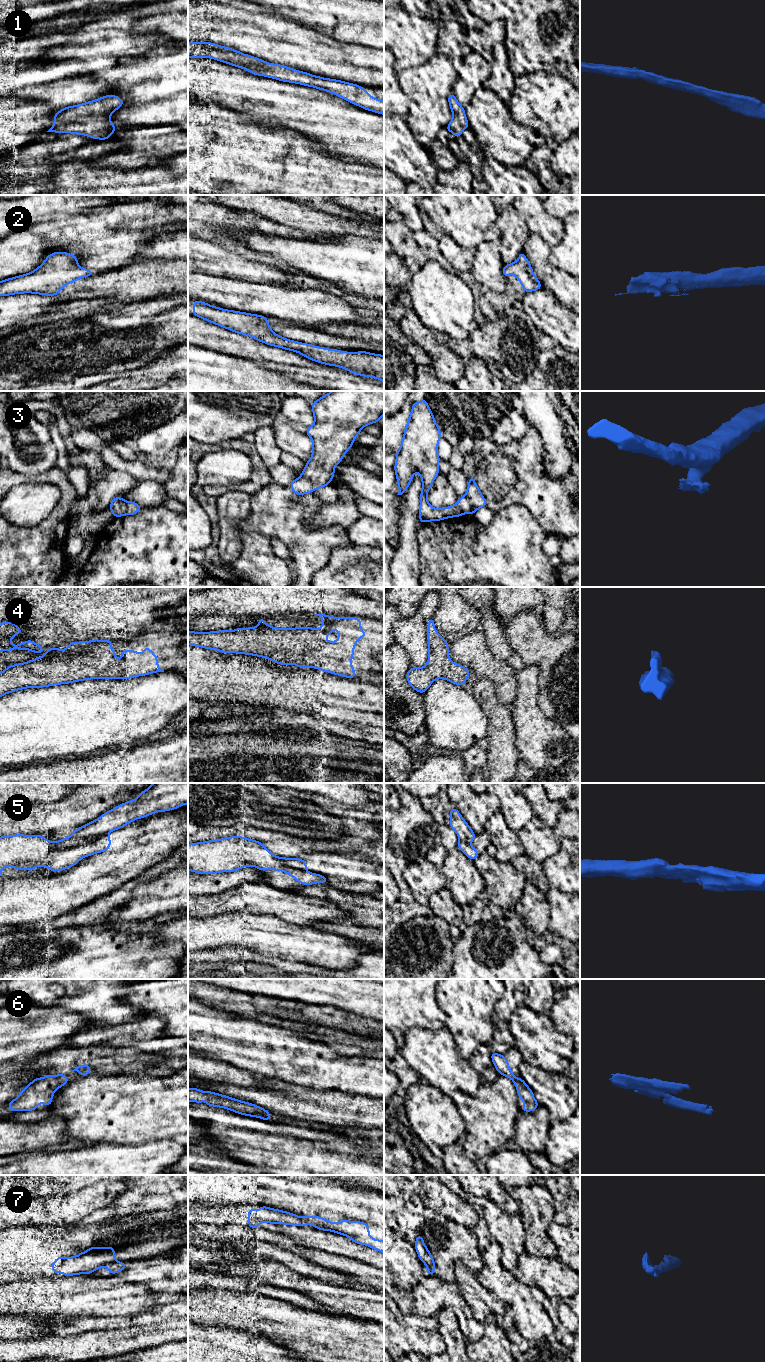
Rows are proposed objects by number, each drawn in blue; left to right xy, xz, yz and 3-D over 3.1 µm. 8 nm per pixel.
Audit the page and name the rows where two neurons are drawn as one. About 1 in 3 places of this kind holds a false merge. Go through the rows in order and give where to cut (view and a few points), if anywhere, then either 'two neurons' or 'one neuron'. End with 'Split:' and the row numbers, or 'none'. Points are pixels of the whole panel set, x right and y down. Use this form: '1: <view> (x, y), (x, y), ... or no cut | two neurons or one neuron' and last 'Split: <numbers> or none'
1: no cut | one neuron
2: no cut | one neuron
3: no cut | one neuron
4: no cut | one neuron
5: no cut | one neuron
6: no cut | one neuron
7: xz (301, 1217), (304, 1217), (310, 1223) | two neurons
Split: 7

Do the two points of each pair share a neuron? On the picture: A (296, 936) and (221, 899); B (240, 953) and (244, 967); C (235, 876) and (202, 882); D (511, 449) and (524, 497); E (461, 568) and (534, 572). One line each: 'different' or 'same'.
A: different
B: different
C: same
D: same
E: same

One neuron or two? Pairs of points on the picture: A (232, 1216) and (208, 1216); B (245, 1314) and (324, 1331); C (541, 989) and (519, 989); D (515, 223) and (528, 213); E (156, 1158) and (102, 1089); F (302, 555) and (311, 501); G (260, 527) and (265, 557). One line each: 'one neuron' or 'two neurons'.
A: one neuron
B: one neuron
C: two neurons
D: two neurons
E: two neurons
F: one neuron
G: one neuron

